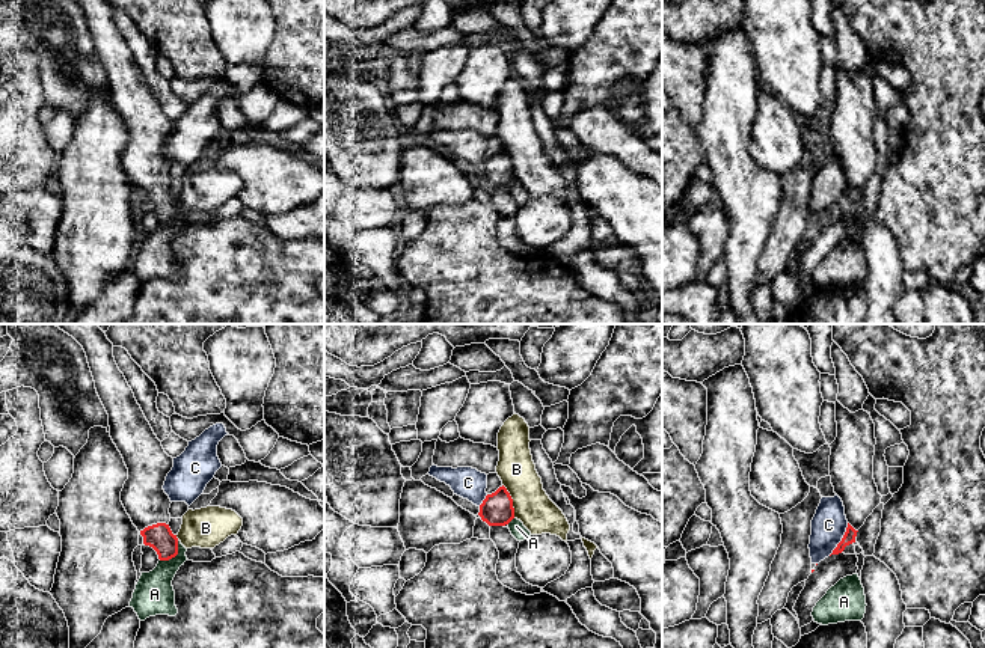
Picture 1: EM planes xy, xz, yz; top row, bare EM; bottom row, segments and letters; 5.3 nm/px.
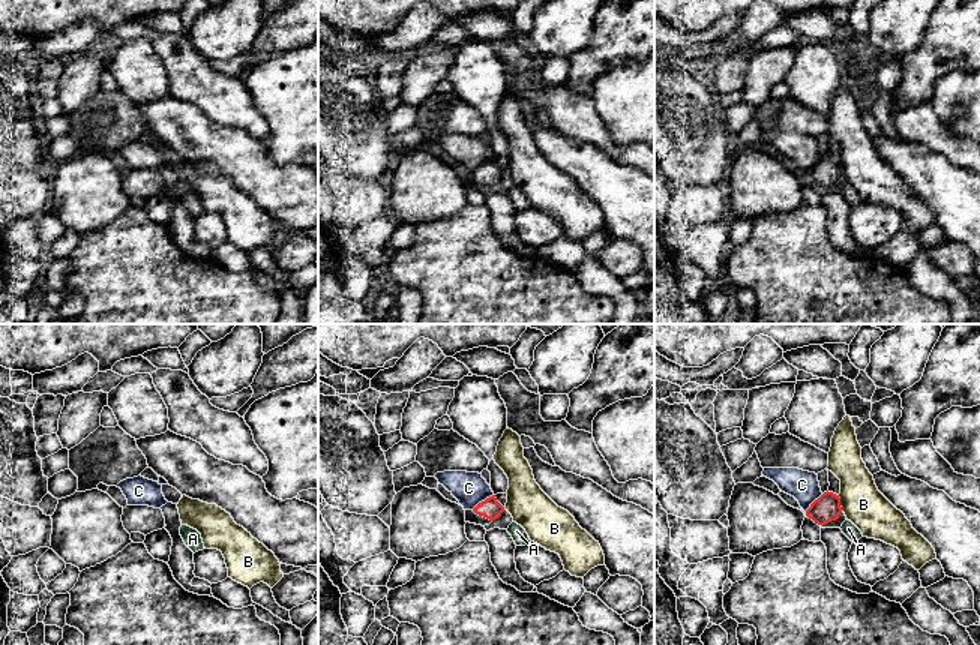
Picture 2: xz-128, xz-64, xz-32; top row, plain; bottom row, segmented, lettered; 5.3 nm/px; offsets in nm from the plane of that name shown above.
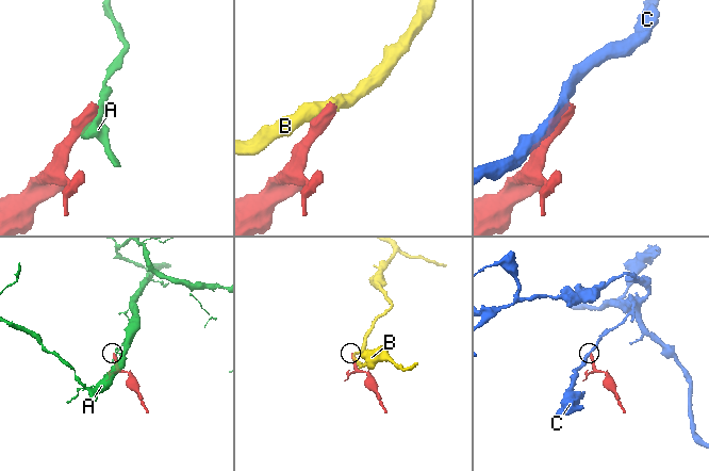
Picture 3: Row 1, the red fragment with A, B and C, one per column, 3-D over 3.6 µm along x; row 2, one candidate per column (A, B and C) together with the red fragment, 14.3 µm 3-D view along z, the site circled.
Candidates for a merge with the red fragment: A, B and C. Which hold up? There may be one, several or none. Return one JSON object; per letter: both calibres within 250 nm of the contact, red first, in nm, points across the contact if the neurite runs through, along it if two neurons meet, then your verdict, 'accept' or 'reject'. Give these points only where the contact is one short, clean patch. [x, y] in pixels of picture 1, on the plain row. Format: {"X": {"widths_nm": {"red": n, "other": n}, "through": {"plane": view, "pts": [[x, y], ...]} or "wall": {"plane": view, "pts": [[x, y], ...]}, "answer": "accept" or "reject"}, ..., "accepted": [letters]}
{"A": {"widths_nm": {"red": 140, "other": 220}, "wall": {"plane": "xy", "pts": [[178, 202], [178, 214], [160, 223]]}, "answer": "reject"}, "B": {"widths_nm": {"red": 180, "other": 200}, "wall": {"plane": "xz", "pts": [[503, 146], [512, 162], [515, 180]]}, "answer": "reject"}, "C": {"widths_nm": {"red": 70, "other": 190}, "wall": {"plane": "yz", "pts": [[848, 186], [842, 202], [828, 217]]}, "answer": "reject"}, "accepted": []}

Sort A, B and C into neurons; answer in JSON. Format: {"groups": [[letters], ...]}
{"groups": [["A"], ["B"], ["C"]]}

